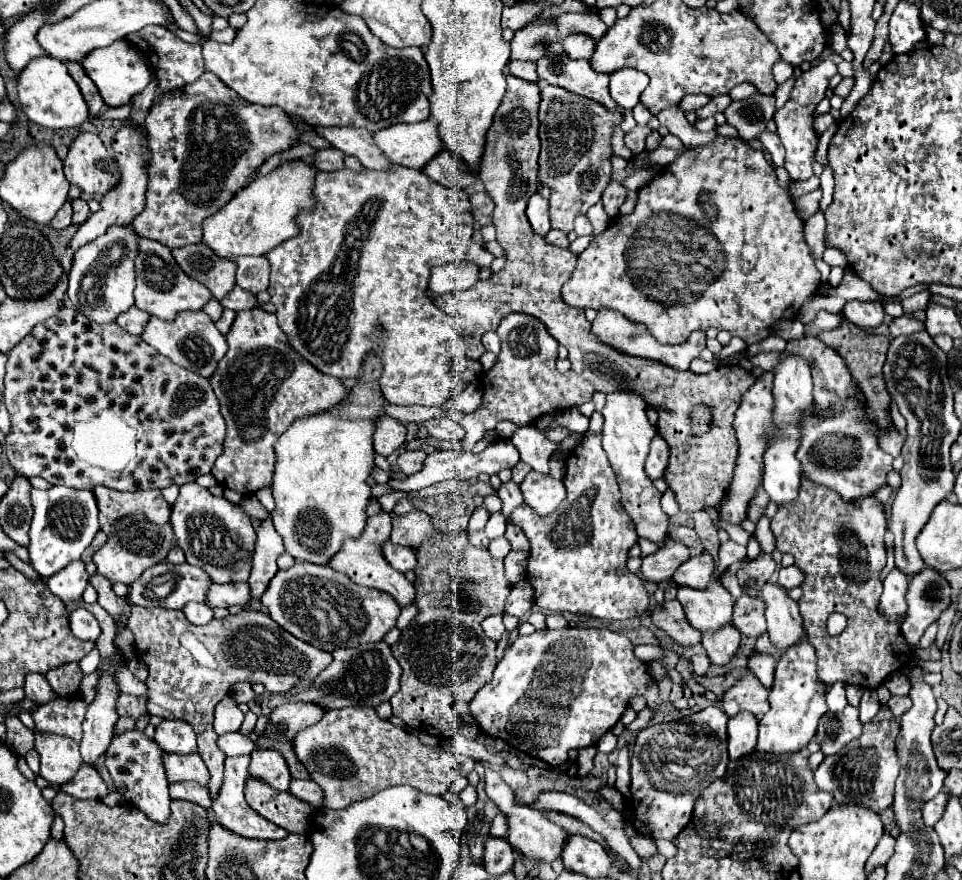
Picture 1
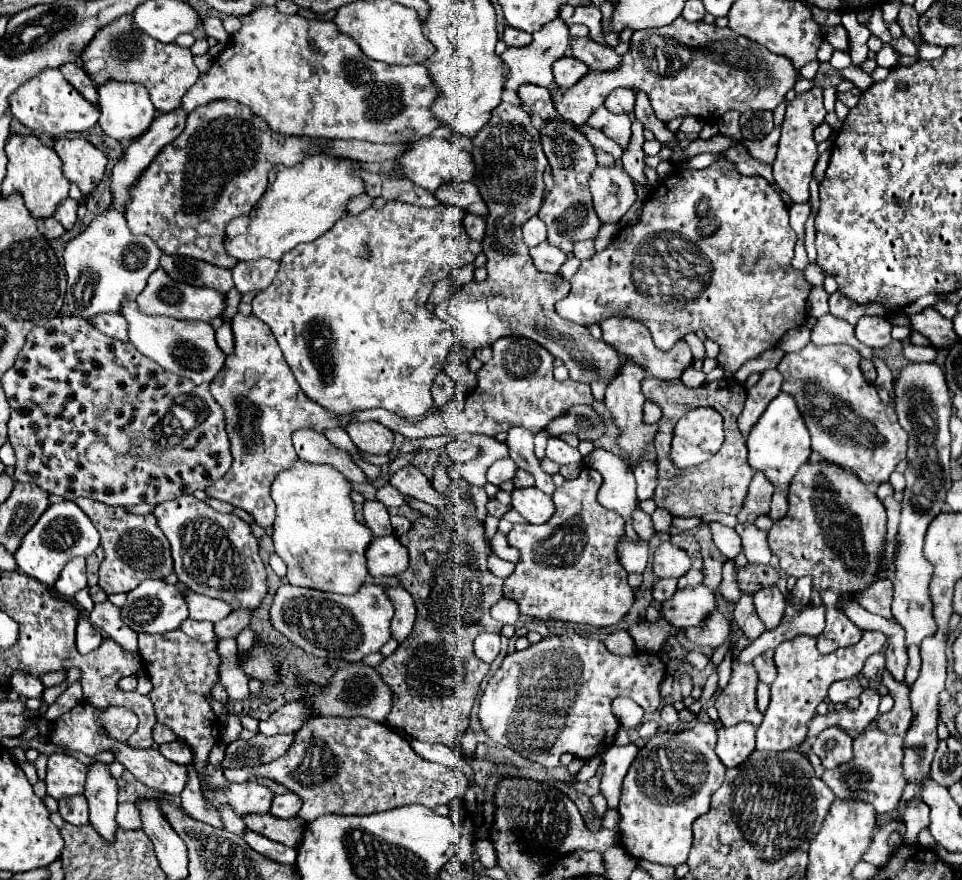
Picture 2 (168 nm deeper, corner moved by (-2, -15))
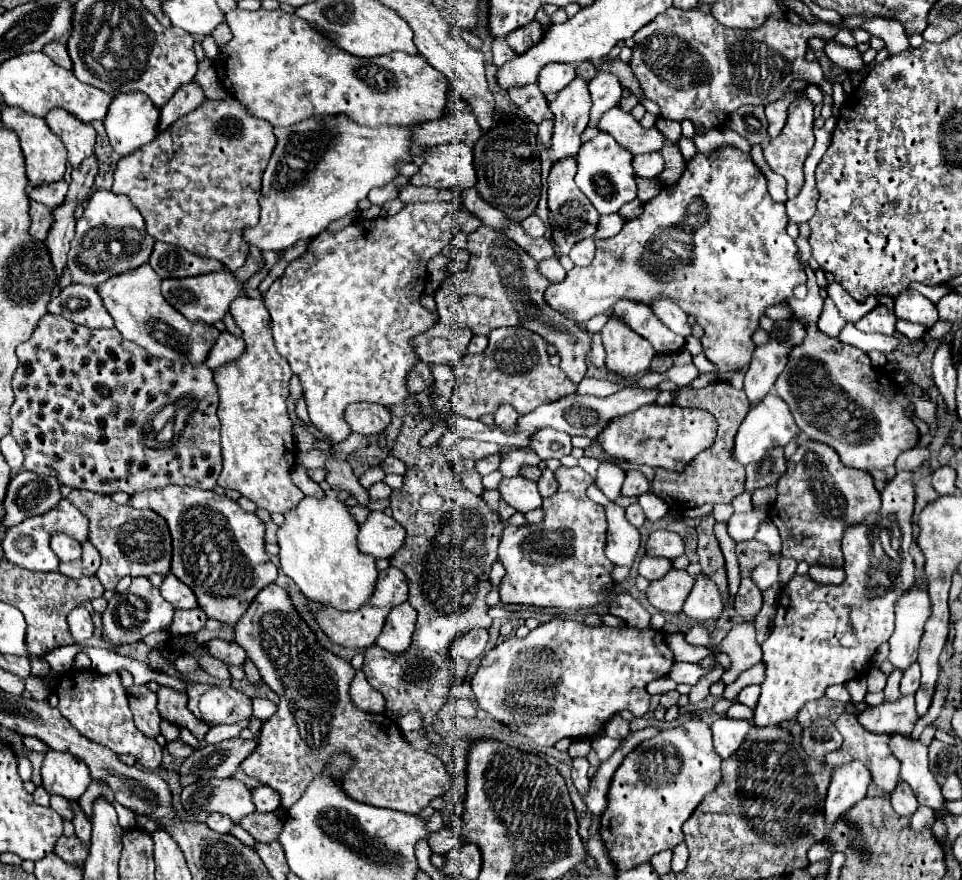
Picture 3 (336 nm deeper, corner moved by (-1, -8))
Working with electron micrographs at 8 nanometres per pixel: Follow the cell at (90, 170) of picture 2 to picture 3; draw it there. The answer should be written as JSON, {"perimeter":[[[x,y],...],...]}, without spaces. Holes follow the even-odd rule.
{"perimeter":[[[52,108],[52,112],[48,112],[46,116],[46,122],[52,132],[64,140],[64,146],[68,150],[68,162],[72,164],[72,168],[78,168],[84,158],[94,154],[96,132],[90,124],[76,120],[76,116],[64,112],[62,108]]]}

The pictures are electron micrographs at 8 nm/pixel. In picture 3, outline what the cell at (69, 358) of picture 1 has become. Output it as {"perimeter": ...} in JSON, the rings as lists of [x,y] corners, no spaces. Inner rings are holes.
{"perimeter":[[[54,314],[40,318],[36,330],[16,348],[16,354],[20,358],[20,366],[12,380],[16,400],[10,416],[12,436],[26,454],[26,470],[54,476],[60,484],[92,490],[96,494],[132,494],[150,488],[164,488],[168,484],[196,486],[204,490],[212,490],[216,486],[222,470],[220,420],[216,414],[218,392],[212,370],[204,364],[148,356],[142,348],[136,348],[136,344],[124,340],[116,328],[92,330]],[[182,398],[196,400],[196,410],[186,420],[186,426],[174,444],[158,446],[152,418],[164,406]]]}

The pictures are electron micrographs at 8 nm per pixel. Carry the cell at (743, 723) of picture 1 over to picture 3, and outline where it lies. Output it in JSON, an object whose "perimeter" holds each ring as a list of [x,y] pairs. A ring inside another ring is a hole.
{"perimeter":[[[726,716],[714,720],[712,734],[714,734],[714,750],[718,752],[718,756],[724,760],[730,758],[738,750],[750,728],[752,724],[746,720],[736,720]]]}

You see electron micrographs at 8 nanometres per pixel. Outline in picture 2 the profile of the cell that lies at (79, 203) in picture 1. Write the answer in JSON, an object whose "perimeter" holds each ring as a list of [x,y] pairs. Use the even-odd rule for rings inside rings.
{"perimeter":[[[65,199],[59,207],[57,207],[57,211],[55,211],[55,219],[65,227],[65,229],[73,229],[75,225],[77,225],[77,207],[79,207],[79,203],[77,201],[73,201],[73,199]]]}

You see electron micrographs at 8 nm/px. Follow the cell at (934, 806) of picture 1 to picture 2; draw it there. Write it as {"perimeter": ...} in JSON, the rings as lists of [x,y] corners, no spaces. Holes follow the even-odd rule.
{"perimeter":[[[913,799],[903,815],[903,821],[907,825],[907,831],[903,835],[903,841],[909,845],[919,843],[919,833],[929,827],[929,805],[925,805],[921,799]]]}

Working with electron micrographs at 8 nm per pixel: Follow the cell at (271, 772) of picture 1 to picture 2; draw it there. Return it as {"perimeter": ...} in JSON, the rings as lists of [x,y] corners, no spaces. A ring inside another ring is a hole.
{"perimeter":[[[213,765],[205,771],[209,779],[209,789],[203,789],[209,805],[219,807],[223,803],[231,805],[239,815],[247,813],[269,813],[269,803],[273,803],[273,791],[257,781],[245,783],[229,783],[223,777],[223,771],[213,769]]]}

